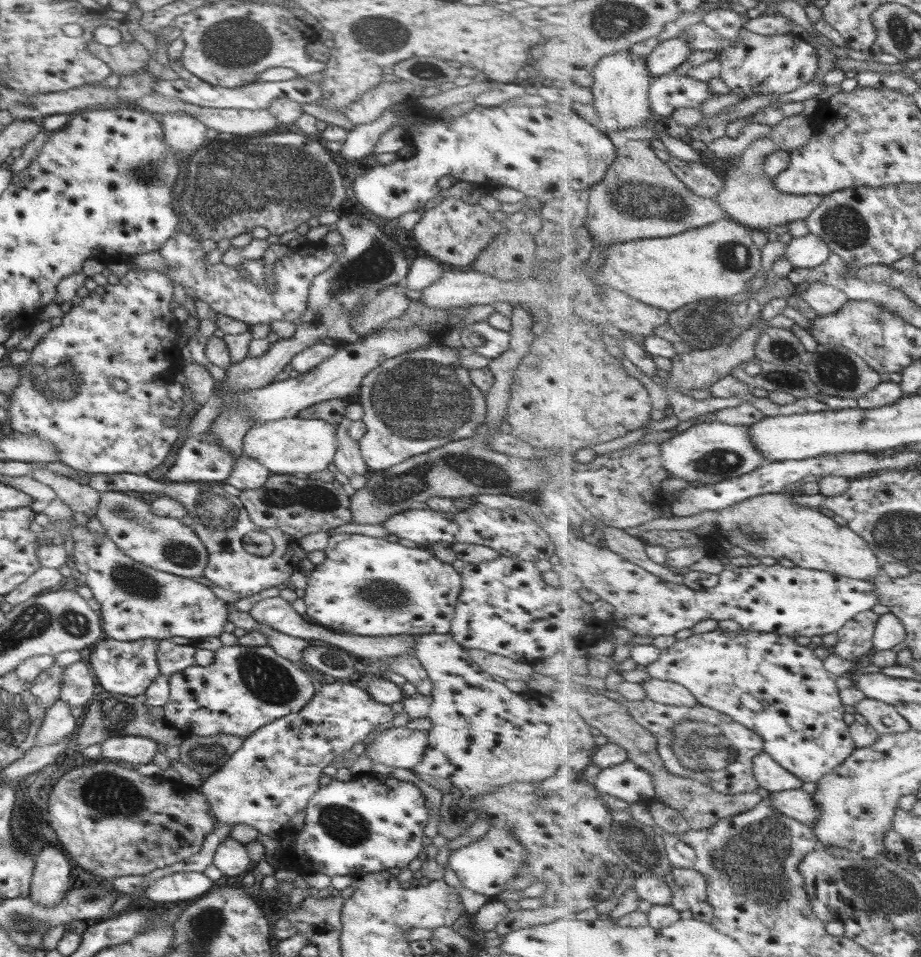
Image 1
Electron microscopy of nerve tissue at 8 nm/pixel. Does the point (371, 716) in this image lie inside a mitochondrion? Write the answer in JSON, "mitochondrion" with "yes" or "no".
{"mitochondrion":"no"}

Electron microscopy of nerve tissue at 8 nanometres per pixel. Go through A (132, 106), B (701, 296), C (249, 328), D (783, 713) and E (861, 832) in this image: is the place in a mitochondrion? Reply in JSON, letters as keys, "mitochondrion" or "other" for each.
{"A":"other","B":"mitochondrion","C":"other","D":"other","E":"mitochondrion"}

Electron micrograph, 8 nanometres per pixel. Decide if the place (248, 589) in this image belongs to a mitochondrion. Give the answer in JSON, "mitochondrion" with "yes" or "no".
{"mitochondrion":"no"}

